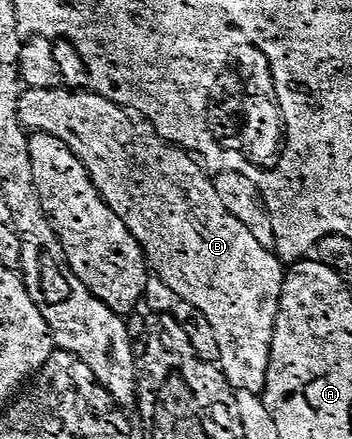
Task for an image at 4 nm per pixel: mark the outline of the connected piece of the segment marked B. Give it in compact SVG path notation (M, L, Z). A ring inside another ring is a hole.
M66 86L54 88L53 90L27 88L17 102L17 110L19 111L19 117L24 128L31 132L53 134L53 138L61 138L61 142L65 142L65 146L69 146L69 150L73 150L73 154L77 154L77 158L85 166L85 170L89 174L93 186L97 186L101 198L110 206L113 214L117 214L117 218L121 218L121 222L125 222L129 234L133 234L133 238L137 238L137 242L141 246L144 256L147 258L150 271L164 280L166 286L169 286L173 290L176 298L184 300L187 303L192 303L193 306L201 310L202 314L205 314L206 318L209 318L210 325L213 326L214 333L217 336L217 343L220 347L218 365L222 368L224 374L227 375L227 381L231 383L232 388L236 392L262 394L265 390L267 371L269 370L269 362L271 361L273 330L277 326L277 314L279 313L279 303L281 302L285 264L284 261L275 255L272 249L261 246L261 242L257 242L257 238L253 238L253 233L243 223L237 222L237 218L233 218L233 214L229 214L229 210L225 210L225 205L221 203L221 198L215 189L214 179L208 175L202 163L192 153L183 151L183 149L175 144L168 144L159 135L159 131L152 126L150 120L122 108L119 104L113 103L109 98L99 95L94 90L72 90Z

